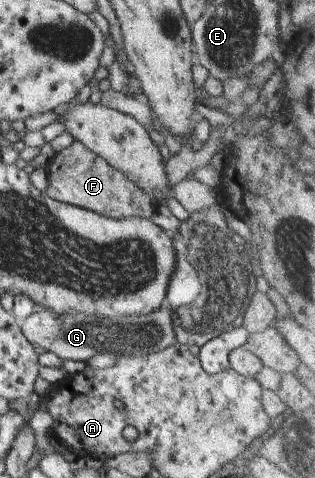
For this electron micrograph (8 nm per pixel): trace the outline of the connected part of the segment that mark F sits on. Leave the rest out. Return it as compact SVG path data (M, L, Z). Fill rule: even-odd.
M73 140L69 146L54 153L44 171L48 177L45 195L51 199L117 219L153 215L155 205L152 199L80 141Z

